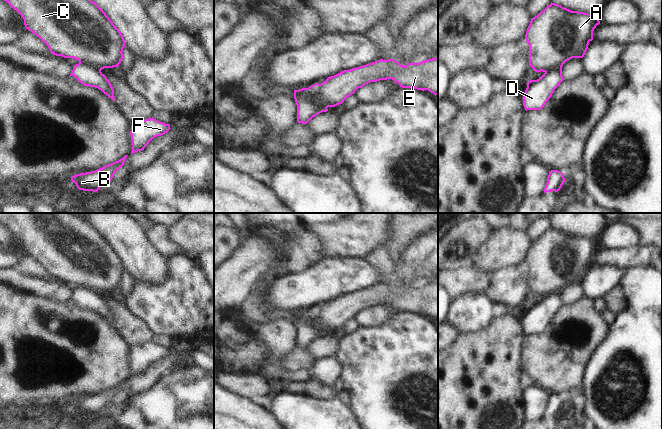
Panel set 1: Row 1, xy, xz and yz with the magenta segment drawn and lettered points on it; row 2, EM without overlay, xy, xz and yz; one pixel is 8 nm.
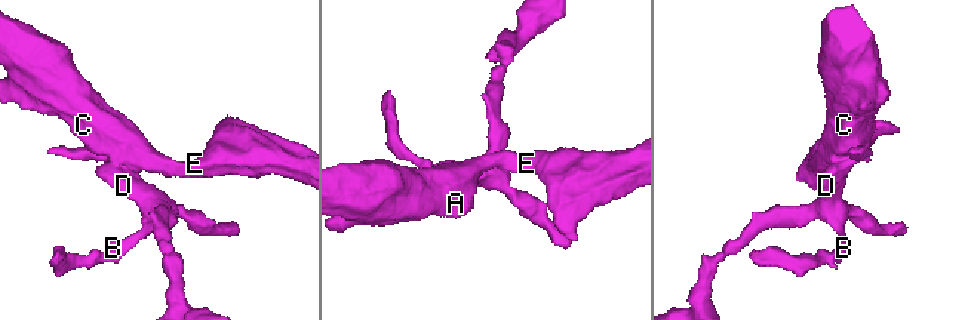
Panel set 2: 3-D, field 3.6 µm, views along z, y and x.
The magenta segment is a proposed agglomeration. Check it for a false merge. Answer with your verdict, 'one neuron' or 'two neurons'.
two neurons

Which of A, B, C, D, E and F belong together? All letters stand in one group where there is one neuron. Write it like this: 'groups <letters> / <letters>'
groups A C E / B D F

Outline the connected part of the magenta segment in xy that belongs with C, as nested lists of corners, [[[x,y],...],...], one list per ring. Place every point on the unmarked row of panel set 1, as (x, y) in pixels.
[[[0,213],[0,221],[24,243],[25,252],[39,261],[51,278],[74,282],[100,294],[119,290],[123,283],[125,264],[106,237],[88,220],[81,220],[70,213]]]

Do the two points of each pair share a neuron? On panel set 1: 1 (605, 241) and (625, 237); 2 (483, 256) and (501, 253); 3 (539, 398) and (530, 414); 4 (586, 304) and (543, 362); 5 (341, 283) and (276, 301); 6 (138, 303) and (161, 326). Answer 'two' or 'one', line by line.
1: one
2: one
3: one
4: one
5: one
6: one

